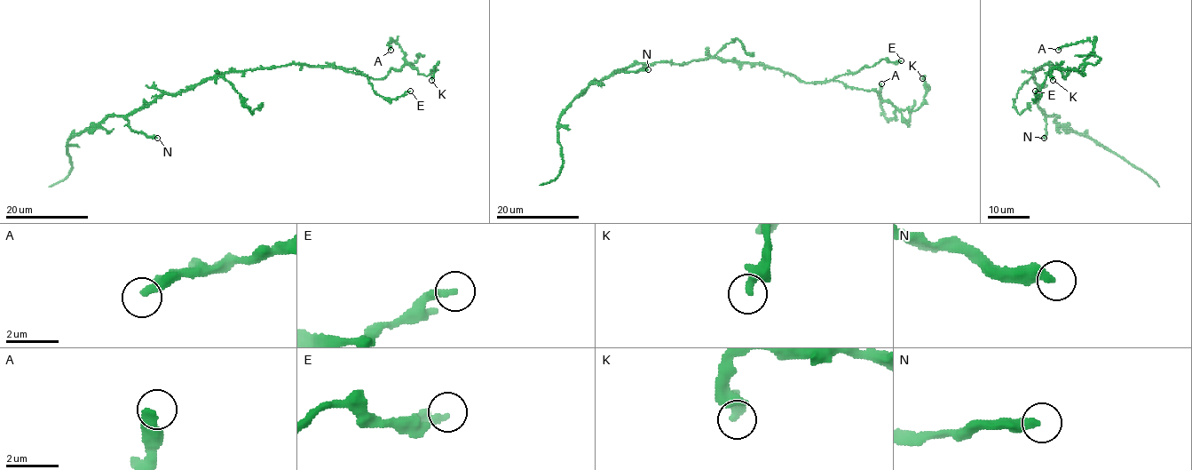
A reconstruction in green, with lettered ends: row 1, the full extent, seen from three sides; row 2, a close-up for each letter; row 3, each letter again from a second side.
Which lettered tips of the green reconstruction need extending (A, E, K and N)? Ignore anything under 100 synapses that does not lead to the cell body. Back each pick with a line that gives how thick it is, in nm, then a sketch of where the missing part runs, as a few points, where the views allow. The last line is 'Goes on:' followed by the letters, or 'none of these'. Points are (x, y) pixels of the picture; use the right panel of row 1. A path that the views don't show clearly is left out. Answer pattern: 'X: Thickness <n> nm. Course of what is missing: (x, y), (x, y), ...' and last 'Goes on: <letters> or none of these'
Goes on: none of these

